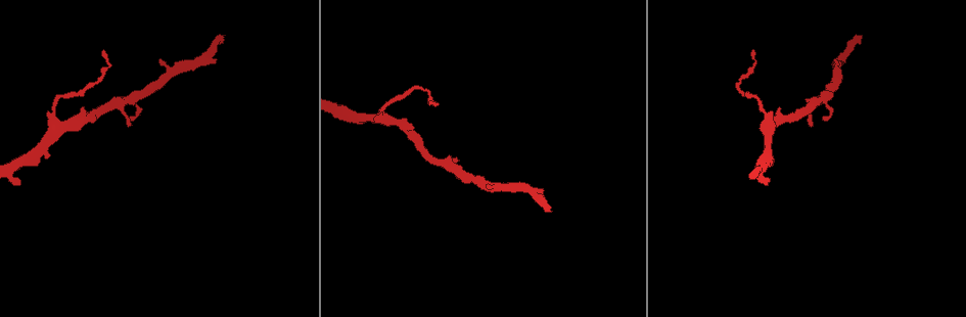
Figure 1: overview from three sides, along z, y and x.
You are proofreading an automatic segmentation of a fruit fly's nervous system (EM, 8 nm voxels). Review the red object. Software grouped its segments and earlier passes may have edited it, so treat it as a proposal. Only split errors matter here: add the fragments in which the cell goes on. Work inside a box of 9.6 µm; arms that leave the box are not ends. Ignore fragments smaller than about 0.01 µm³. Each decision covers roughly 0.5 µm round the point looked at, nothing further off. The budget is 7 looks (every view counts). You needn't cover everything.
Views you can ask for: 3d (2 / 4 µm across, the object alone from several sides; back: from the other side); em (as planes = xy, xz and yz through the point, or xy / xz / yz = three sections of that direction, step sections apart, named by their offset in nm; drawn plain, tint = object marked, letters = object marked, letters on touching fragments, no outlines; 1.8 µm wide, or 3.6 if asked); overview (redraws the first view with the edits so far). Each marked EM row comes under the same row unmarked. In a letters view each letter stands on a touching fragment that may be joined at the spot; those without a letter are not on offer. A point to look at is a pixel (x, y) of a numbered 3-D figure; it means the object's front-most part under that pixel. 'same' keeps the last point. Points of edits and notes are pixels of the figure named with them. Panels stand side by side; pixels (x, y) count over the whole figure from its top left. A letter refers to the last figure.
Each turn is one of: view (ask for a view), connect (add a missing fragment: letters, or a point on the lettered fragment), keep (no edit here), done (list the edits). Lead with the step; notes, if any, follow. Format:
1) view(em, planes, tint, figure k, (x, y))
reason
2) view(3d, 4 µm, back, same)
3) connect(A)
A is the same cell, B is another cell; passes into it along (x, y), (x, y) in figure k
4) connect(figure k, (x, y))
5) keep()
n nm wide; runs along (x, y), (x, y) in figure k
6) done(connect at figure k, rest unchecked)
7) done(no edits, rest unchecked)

view(3d, 2 µm, figure 1, (432, 101))
branch stops here

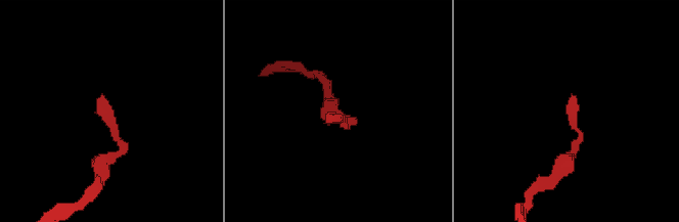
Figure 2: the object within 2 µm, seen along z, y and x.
view(em, yz, step 16, tint, figure 2, (102, 96))

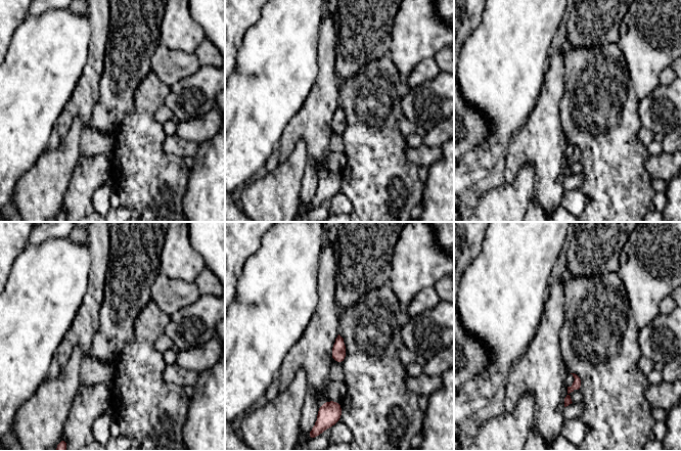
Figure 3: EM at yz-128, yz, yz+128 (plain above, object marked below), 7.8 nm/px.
view(em, planes, letters, same)
another direction

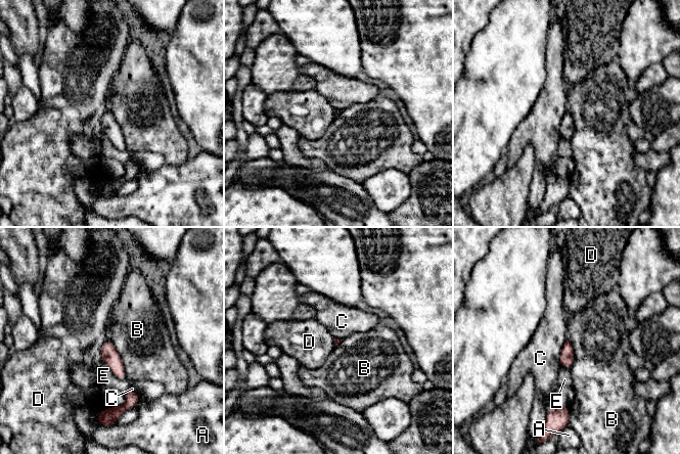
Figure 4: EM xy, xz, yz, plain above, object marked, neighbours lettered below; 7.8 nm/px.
keep()
A, B, C, D and E are other cells; border along (108, 338), (122, 361), (126, 377) in figure 4; none of them fits

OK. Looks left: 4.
view(em, xy, step 8, tint, figure 1, (130, 123))
an open end

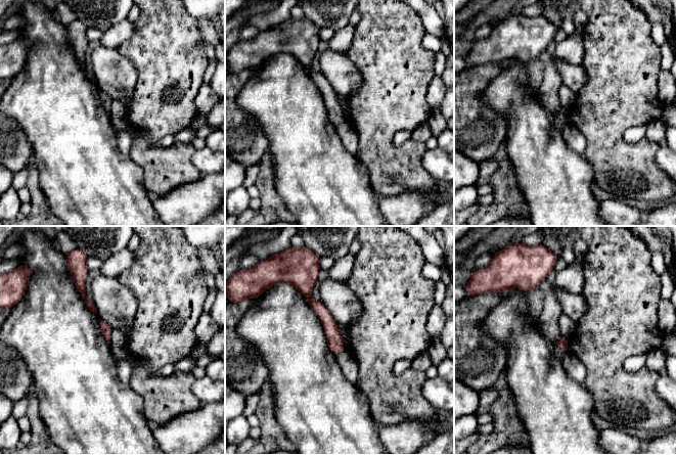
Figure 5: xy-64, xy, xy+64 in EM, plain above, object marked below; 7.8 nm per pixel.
view(em, planes, letters, same)
another direction

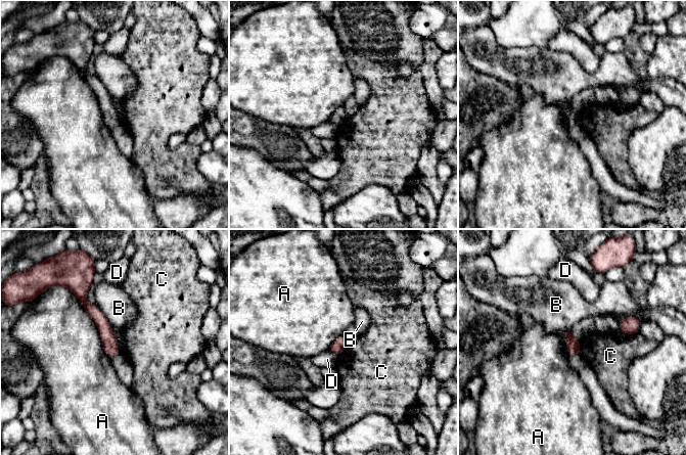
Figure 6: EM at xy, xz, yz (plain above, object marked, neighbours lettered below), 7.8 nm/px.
keep()
A, B, C and D are other cells; no lettered fragment goes on from it

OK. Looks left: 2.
view(em, planes, letters, figure 1, (766, 182))
free end

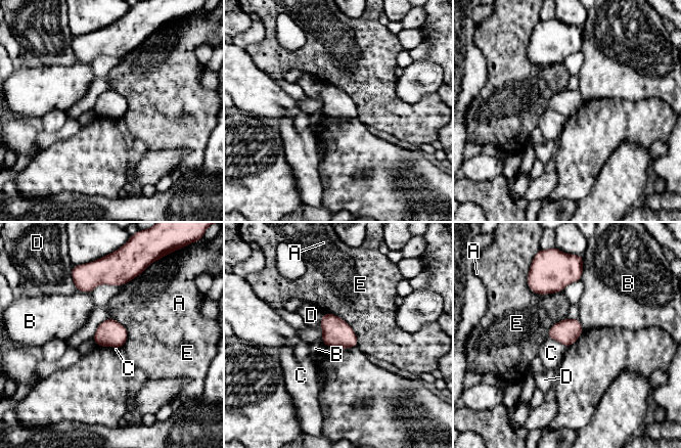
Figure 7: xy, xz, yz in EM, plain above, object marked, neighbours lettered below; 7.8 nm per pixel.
keep()
200 nm wide; A, B, C, D and E are other cells; border along (548, 337), (566, 347) in figure 7; none of them fits

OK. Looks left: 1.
done(no edits, rest unchecked)

